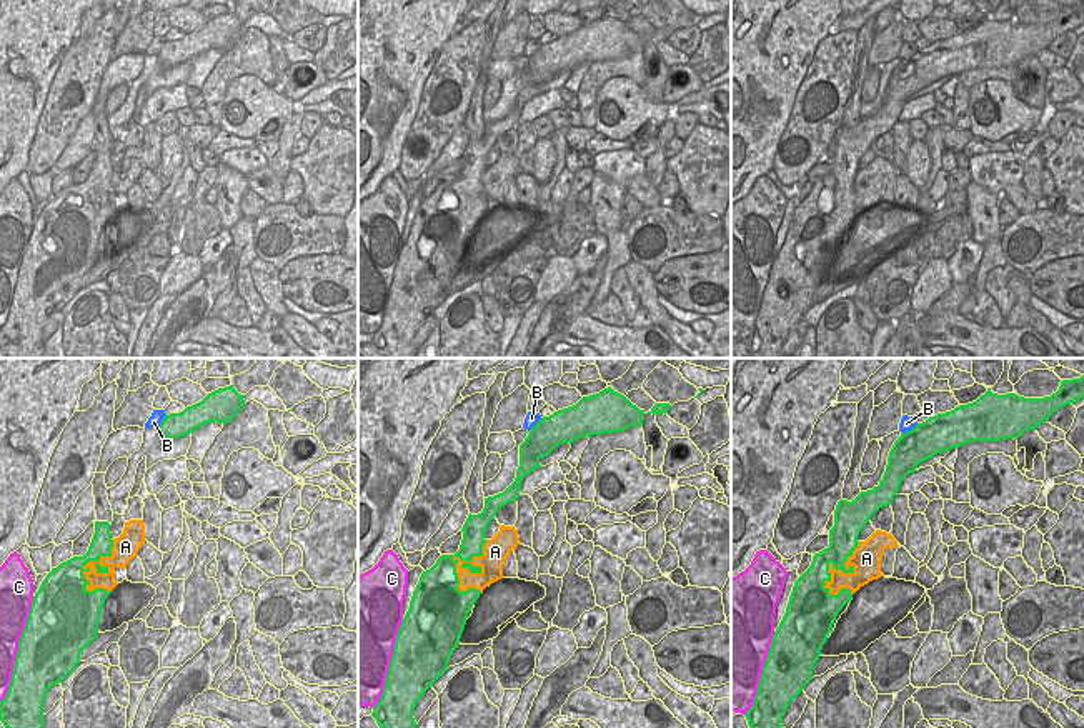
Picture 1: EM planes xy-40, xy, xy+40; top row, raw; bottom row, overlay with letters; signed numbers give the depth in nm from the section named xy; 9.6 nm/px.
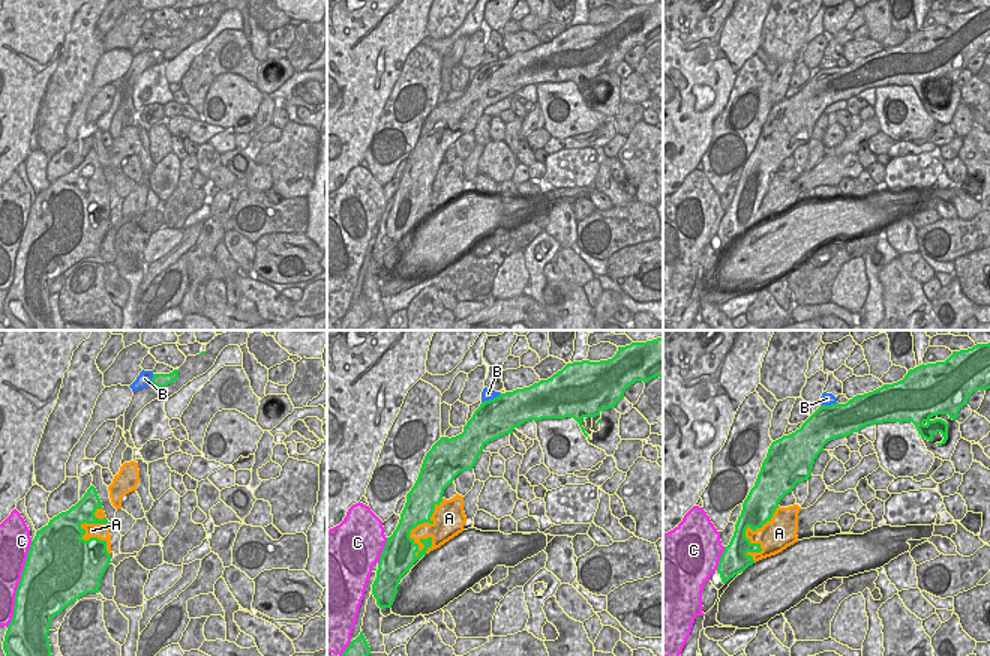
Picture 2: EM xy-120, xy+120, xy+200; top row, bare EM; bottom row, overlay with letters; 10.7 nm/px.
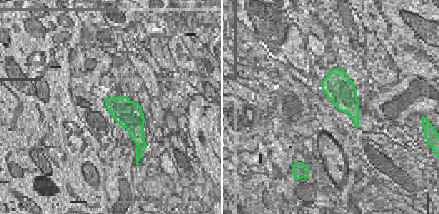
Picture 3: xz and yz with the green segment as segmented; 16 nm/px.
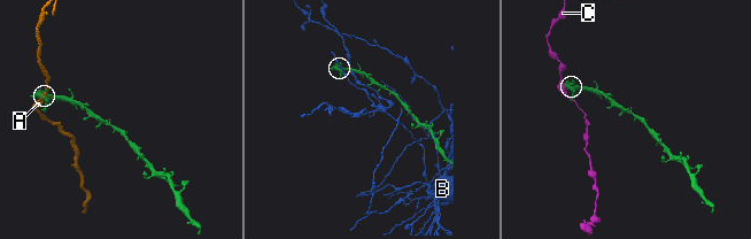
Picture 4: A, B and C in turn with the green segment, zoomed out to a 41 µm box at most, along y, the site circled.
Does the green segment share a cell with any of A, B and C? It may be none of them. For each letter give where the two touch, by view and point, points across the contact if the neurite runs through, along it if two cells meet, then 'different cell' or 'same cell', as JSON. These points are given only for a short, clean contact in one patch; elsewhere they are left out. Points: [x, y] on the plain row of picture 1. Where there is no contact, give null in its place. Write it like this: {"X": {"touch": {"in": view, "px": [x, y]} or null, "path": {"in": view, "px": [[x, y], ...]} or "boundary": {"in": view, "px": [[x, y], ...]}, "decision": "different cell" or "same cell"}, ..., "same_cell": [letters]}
{"A": {"touch": {"in": "xy", "px": [462, 187]}, "decision": "different cell"}, "B": {"touch": {"in": "xy+40", "px": [909, 57]}, "decision": "different cell"}, "C": {"touch": {"in": "xy-40", "px": [19, 277]}, "decision": "different cell"}, "same_cell": []}

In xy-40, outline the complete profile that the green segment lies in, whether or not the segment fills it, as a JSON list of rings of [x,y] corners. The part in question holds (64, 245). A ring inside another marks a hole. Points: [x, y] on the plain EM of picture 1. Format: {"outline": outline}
{"outline": [[[95,148],[95,160],[88,178],[83,183],[73,183],[45,203],[32,227],[28,245],[18,268],[18,278],[13,290],[8,318],[0,328],[0,348],[8,358],[42,358],[43,328],[53,312],[62,310],[80,290],[82,278],[97,265],[100,242],[105,227],[112,218],[95,215],[88,218],[90,208],[83,195],[88,188],[100,188],[102,183],[112,183],[113,167],[108,148]]]}

